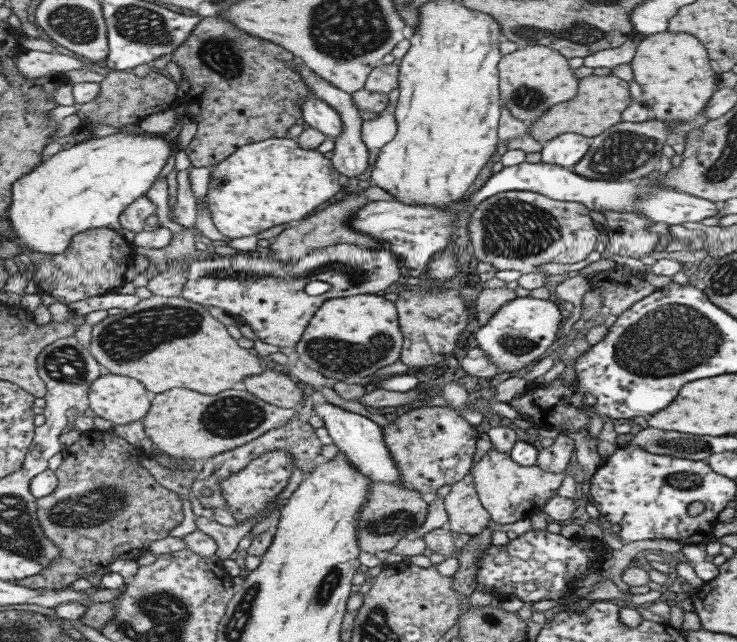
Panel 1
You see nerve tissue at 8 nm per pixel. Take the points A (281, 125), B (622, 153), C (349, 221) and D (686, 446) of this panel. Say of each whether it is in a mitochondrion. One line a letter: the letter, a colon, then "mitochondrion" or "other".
A: other
B: mitochondrion
C: other
D: mitochondrion

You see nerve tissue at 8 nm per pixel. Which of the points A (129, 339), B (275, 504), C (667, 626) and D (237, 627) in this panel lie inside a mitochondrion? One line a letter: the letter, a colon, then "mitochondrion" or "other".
A: mitochondrion
B: other
C: other
D: mitochondrion

